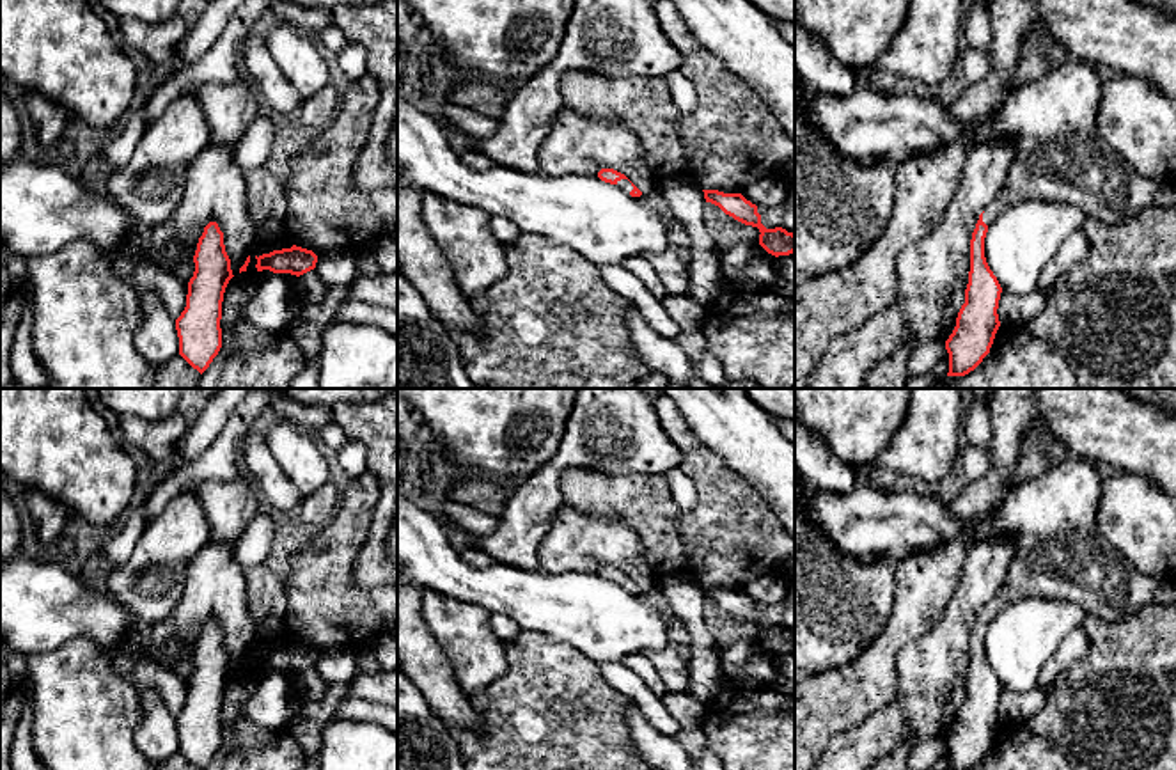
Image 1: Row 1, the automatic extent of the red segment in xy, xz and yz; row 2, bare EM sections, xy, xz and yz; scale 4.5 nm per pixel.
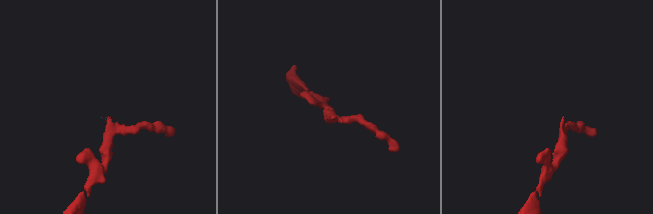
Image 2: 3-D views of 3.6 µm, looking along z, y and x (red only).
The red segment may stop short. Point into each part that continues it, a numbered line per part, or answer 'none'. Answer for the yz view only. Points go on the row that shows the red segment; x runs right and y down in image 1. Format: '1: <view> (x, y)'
1: yz (1061, 158)

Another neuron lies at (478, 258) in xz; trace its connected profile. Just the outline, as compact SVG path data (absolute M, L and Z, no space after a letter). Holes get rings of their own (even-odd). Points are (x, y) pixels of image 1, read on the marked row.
M422 192L422 220L451 263L466 298L486 291L507 271L507 250L490 227L490 213Z

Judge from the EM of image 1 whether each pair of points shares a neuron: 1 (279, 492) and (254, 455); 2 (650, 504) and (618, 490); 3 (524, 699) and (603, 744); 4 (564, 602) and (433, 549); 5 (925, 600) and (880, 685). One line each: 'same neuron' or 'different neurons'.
1: same neuron
2: same neuron
3: same neuron
4: same neuron
5: same neuron

